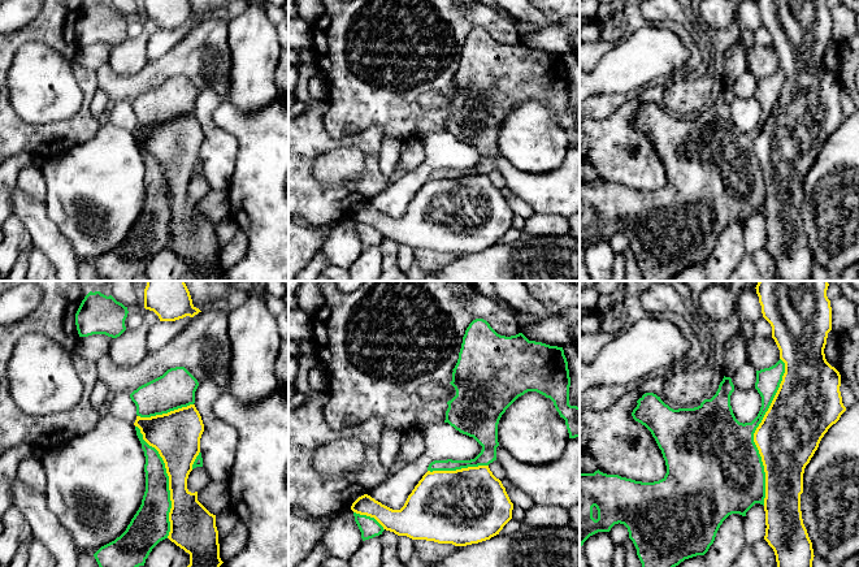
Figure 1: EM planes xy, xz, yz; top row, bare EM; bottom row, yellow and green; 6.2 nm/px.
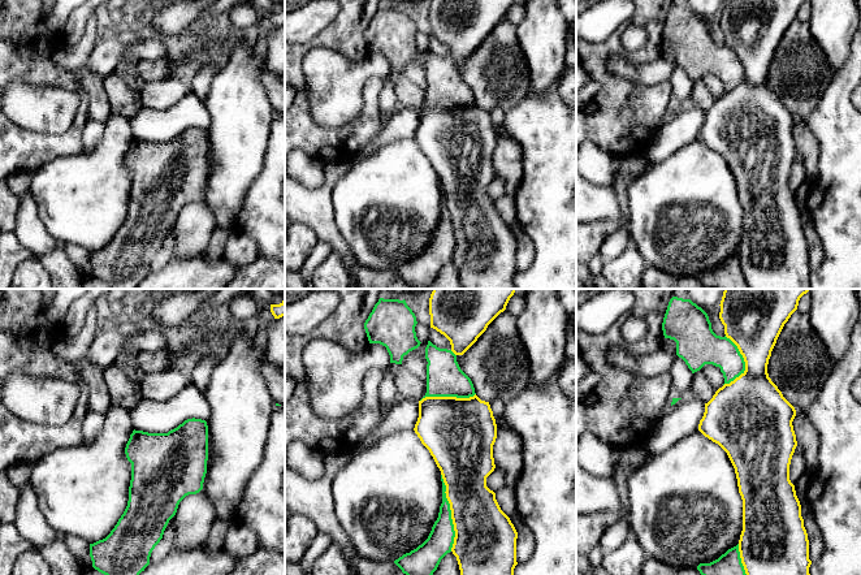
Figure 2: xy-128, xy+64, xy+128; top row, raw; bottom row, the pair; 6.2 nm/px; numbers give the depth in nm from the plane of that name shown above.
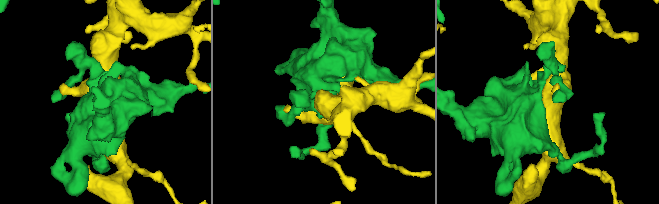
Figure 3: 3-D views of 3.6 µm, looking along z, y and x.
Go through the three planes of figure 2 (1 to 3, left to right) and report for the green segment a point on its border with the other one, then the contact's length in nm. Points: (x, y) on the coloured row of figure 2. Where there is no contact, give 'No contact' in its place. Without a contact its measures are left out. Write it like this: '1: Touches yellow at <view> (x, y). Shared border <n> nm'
1: No contact
2: Touches yellow at xy+64 (451, 513). Shared border 480 nm
3: Touches yellow at xy+128 (745, 363). Shared border 320 nm

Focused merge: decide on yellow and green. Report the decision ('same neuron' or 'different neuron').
same neuron

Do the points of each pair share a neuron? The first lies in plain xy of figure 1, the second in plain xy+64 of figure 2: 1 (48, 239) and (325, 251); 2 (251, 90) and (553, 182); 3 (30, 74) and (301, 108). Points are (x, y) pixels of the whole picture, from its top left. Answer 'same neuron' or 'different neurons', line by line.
1: different neurons
2: different neurons
3: different neurons

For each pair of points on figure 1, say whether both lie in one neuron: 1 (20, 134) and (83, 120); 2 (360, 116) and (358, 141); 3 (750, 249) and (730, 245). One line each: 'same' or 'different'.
1: same
2: different
3: different

